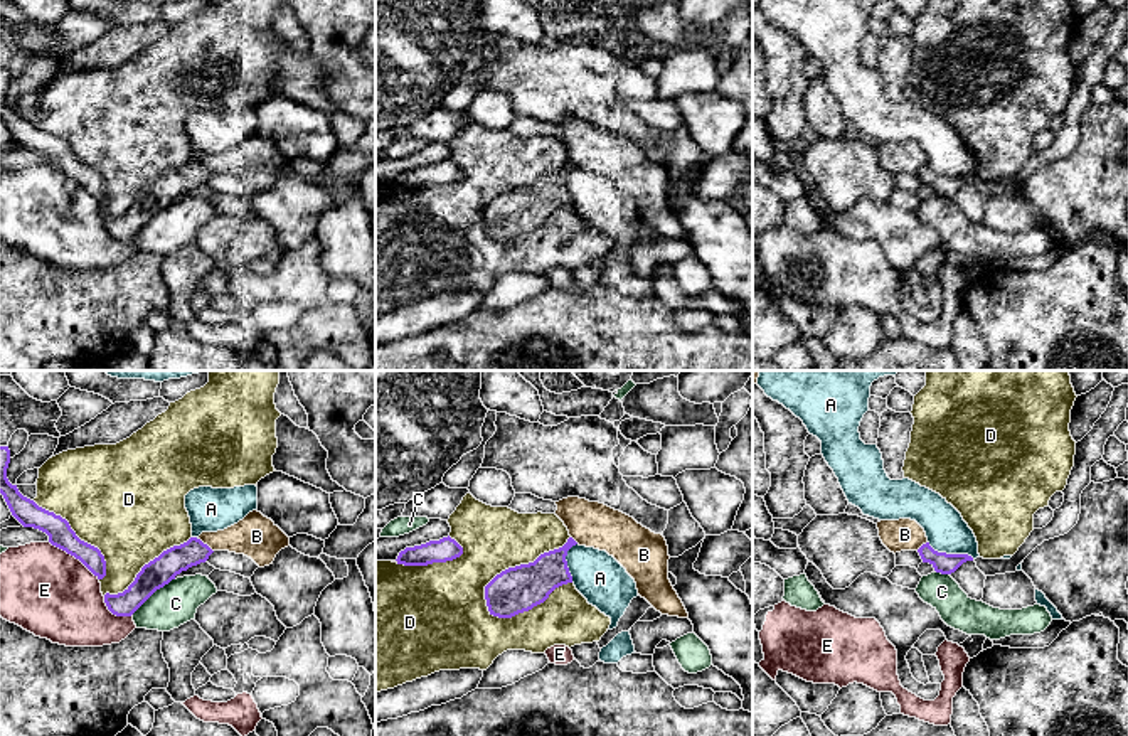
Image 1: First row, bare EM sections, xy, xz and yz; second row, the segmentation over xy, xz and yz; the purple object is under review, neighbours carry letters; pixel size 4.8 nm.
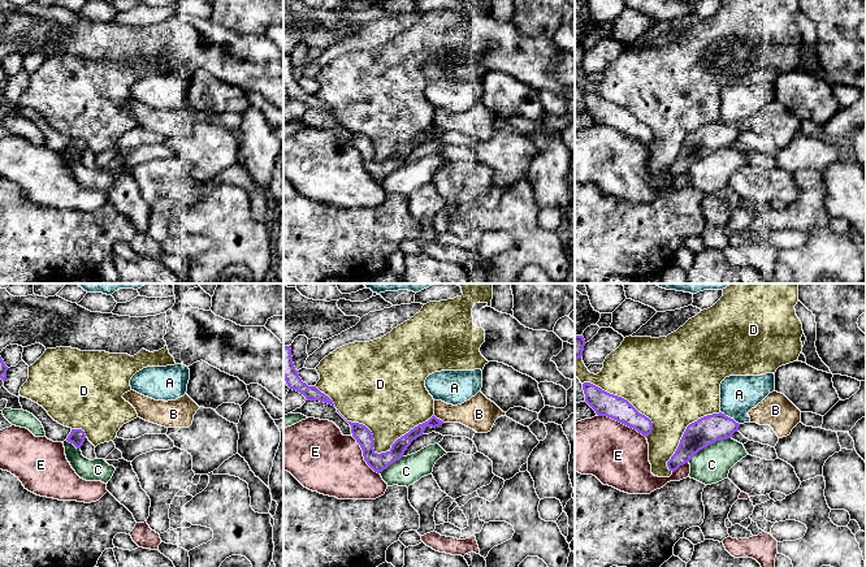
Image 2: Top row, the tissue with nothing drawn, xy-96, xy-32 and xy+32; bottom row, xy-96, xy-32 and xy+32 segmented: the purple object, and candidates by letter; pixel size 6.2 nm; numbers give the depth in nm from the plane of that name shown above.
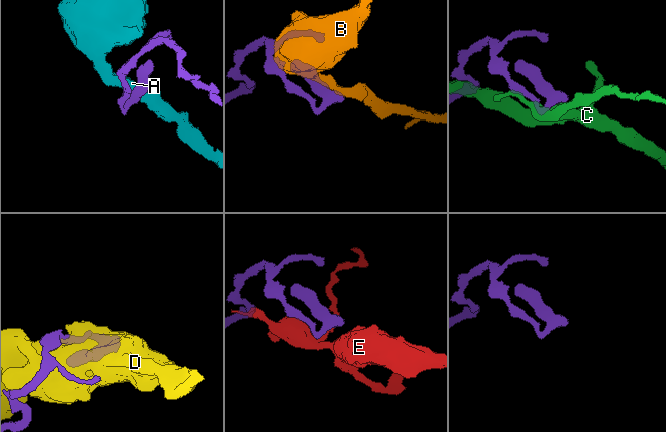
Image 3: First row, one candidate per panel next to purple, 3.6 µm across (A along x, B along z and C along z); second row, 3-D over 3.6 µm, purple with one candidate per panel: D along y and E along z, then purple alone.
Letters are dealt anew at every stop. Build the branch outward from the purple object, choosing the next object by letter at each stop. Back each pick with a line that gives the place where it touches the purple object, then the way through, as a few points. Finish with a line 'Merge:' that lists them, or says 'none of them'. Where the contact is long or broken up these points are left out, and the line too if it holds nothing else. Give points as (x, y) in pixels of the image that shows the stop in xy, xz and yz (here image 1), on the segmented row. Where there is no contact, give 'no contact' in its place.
Merge: none of them

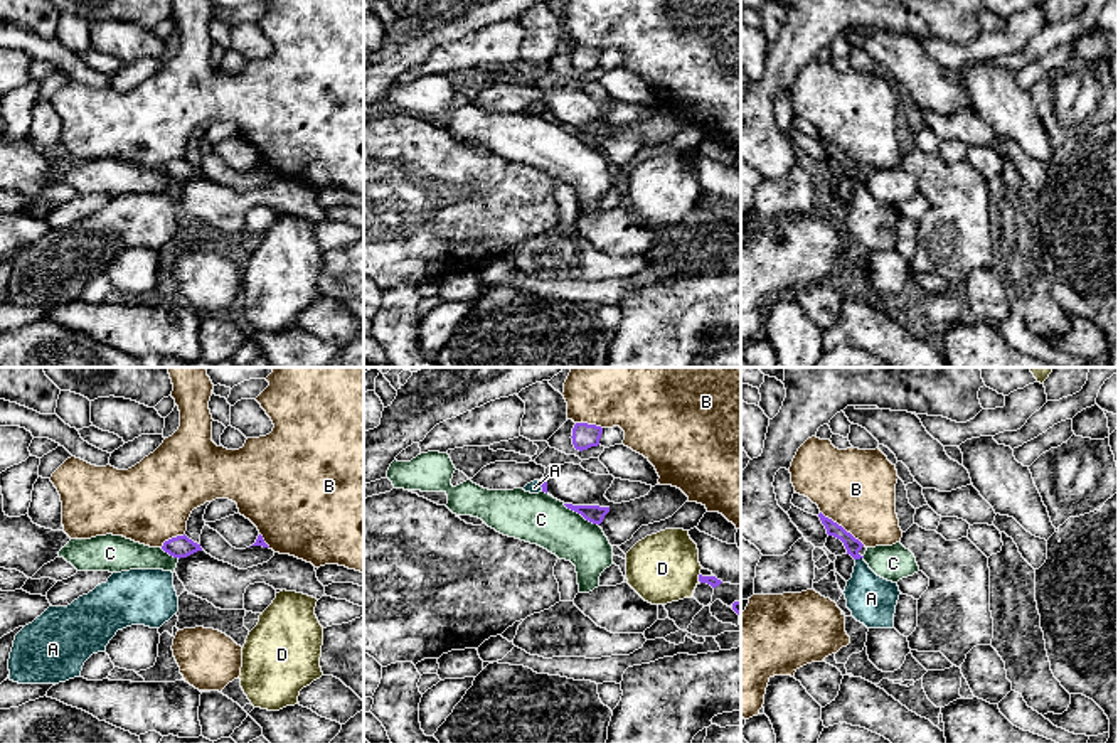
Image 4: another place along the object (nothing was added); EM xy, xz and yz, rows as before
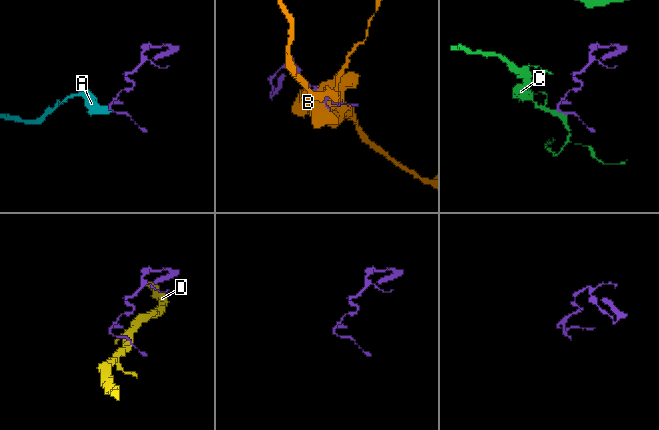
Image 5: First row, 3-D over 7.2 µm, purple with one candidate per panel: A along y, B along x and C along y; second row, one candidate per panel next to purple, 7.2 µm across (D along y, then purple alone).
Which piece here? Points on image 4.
A: meets purple in yz at (859, 558); runs through yz (852, 545), (859, 558), (864, 590), (871, 598)
Merge: A

